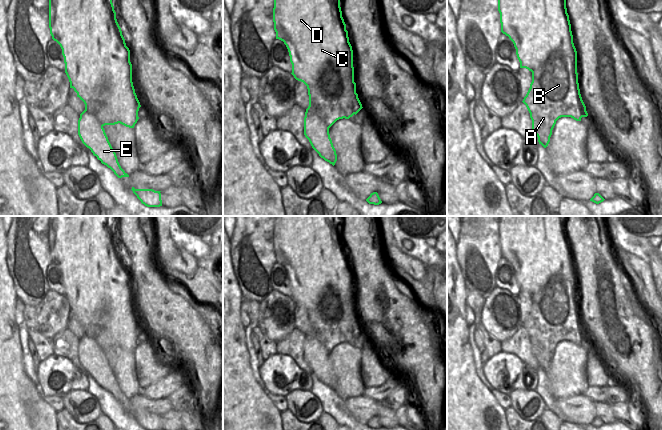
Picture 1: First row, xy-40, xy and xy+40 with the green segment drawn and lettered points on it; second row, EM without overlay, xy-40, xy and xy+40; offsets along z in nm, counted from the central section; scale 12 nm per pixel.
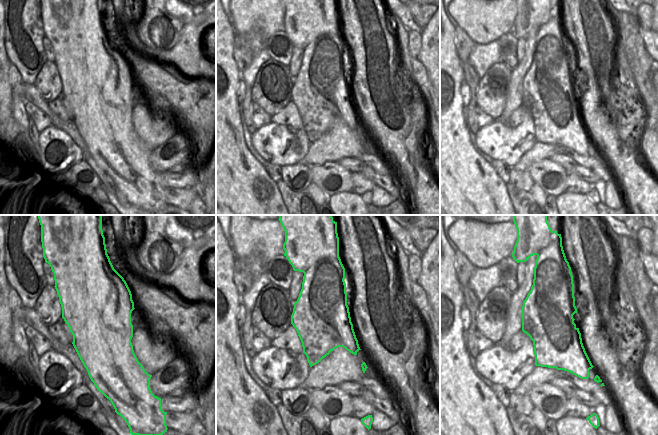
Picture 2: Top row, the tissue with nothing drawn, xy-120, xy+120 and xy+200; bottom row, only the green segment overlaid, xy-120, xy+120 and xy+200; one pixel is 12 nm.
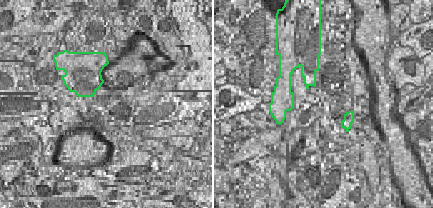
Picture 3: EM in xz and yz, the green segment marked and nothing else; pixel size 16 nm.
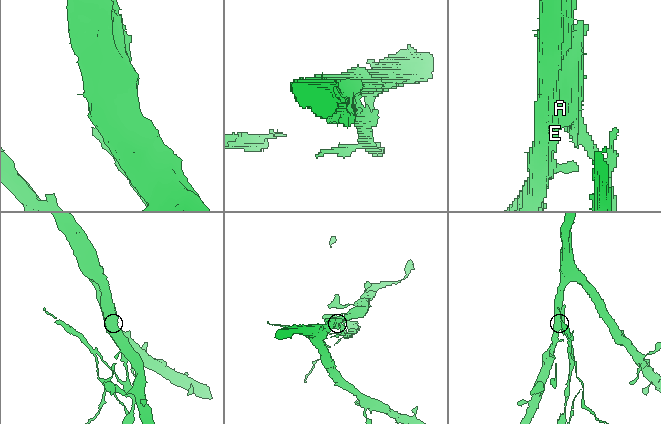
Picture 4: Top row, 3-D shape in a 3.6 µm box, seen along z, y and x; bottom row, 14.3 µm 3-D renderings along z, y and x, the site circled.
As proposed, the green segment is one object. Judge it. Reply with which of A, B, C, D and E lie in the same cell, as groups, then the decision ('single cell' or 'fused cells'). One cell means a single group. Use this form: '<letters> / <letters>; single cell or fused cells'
A B E / C D; fused cells

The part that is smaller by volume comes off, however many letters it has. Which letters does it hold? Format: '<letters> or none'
A, B, E

